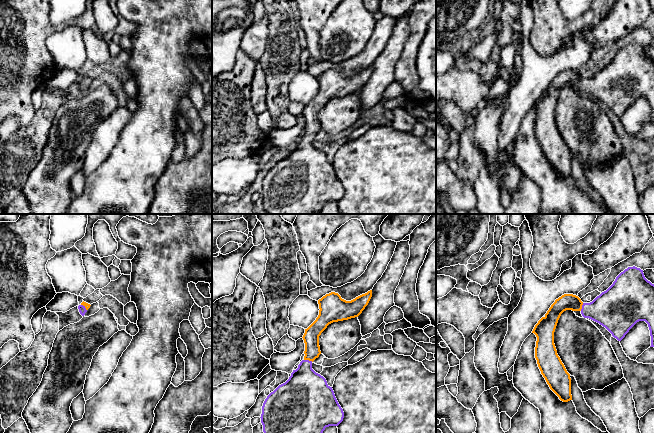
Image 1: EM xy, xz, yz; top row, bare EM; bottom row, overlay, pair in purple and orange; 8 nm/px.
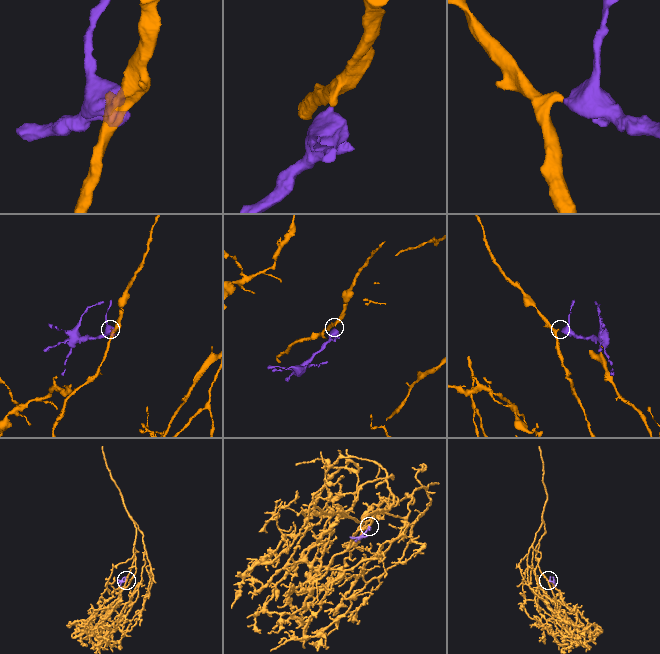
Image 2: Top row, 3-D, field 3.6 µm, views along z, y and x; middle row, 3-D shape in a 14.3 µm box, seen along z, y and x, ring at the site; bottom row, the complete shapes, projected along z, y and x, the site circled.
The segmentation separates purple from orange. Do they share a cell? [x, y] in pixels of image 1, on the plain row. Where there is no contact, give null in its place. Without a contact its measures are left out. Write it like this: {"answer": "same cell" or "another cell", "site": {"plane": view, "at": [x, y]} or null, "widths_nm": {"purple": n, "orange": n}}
{"answer": "same cell", "site": {"plane": "xz", "at": [308, 136]}, "widths_nm": {"purple": 340, "orange": 130}}

